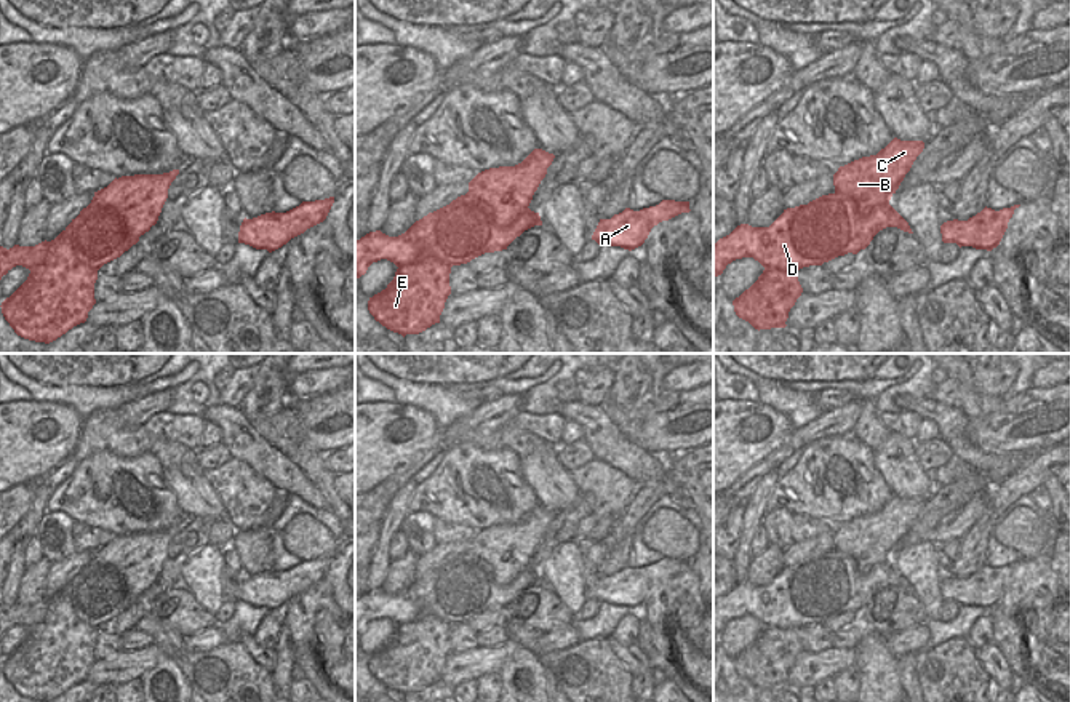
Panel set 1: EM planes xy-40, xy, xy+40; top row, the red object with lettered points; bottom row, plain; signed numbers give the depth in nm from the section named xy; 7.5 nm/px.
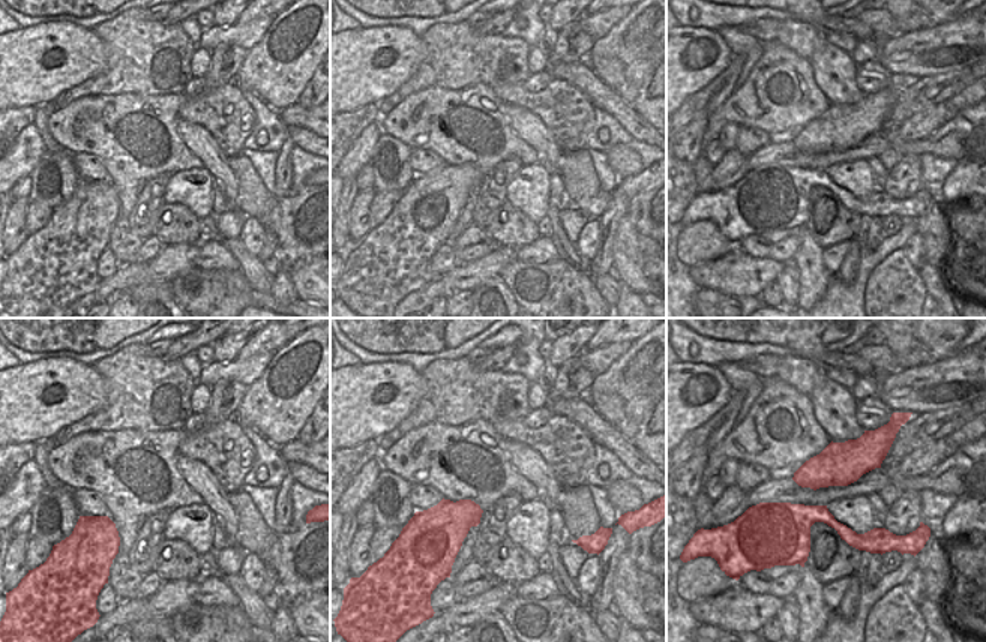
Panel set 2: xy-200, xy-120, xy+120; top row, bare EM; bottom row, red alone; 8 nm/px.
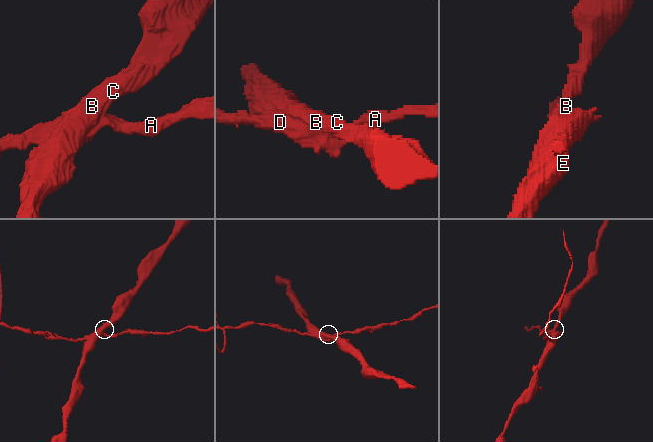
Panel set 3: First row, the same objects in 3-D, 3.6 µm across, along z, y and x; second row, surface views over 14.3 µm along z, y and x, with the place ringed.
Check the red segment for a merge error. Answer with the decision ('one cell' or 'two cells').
two cells

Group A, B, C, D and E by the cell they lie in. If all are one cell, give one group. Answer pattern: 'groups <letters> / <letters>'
groups A D / B C E

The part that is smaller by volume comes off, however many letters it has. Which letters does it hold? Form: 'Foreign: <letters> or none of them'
Foreign: A, D

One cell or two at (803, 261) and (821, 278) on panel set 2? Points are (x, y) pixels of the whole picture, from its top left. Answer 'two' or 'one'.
one

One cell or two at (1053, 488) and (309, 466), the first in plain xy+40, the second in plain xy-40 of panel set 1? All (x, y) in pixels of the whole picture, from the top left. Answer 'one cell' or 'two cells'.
one cell

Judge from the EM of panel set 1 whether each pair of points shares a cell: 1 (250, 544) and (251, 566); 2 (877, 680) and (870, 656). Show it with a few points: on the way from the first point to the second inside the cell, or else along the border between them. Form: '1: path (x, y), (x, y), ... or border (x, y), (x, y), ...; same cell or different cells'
1: path (251, 549), (251, 562); same cell
2: path (877, 674), (875, 662); same cell

